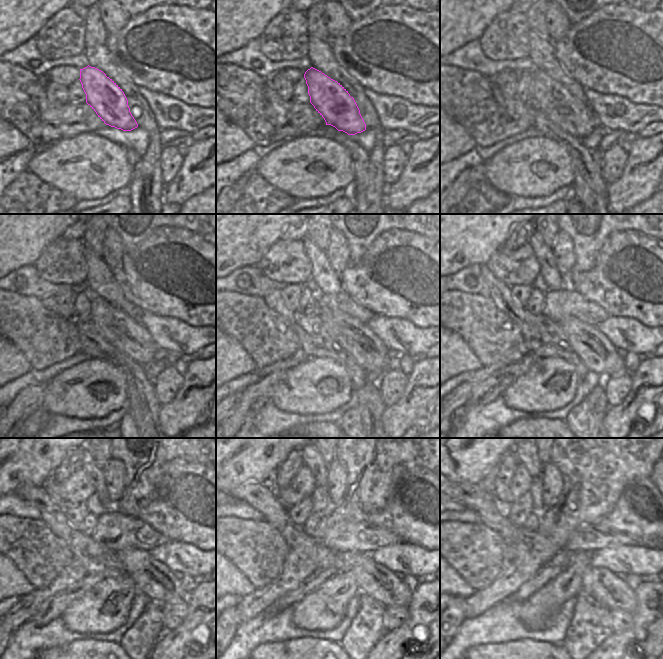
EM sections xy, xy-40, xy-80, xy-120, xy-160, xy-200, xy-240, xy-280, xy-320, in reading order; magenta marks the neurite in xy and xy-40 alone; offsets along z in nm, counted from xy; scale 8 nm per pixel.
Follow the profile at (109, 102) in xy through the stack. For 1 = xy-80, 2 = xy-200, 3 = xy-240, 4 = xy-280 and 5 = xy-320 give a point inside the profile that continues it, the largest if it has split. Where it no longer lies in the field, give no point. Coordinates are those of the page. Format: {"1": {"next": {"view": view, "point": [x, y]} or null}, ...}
{"1": {"next": {"view": "xy-80", "point": [570, 114]}}, "2": {"next": {"view": "xy-200", "point": [593, 348]}}, "3": {"next": {"view": "xy-240", "point": [152, 578]}}, "4": {"next": {"view": "xy-280", "point": [376, 581]}}, "5": {"next": {"view": "xy-320", "point": [606, 587]}}}

